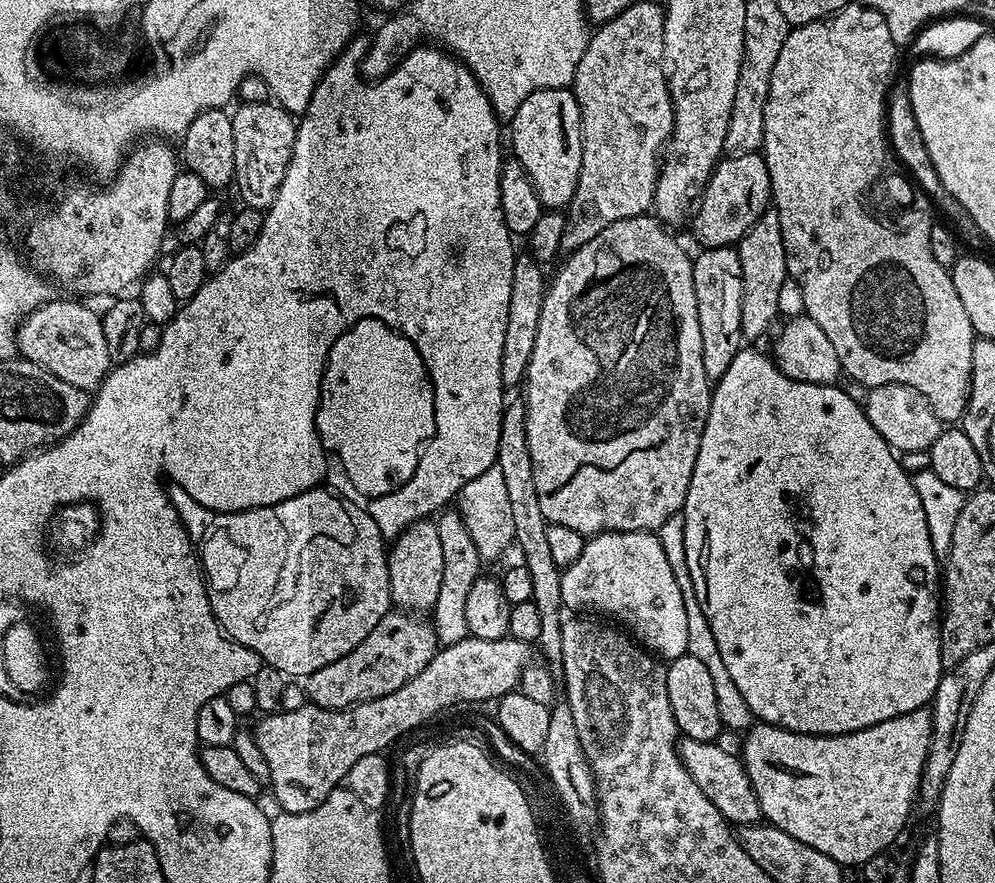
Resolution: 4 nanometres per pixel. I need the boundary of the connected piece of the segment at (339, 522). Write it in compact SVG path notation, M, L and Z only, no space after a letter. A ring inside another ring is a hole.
M324 486L298 494L297 498L300 499L300 510L298 502L294 502L294 508L284 506L278 510L278 505L271 504L265 508L247 508L244 512L221 512L213 515L204 532L204 545L201 548L199 545L198 548L208 601L225 636L236 644L254 650L254 654L258 654L267 667L278 670L286 678L307 678L322 670L322 666L338 662L338 658L354 650L354 646L358 646L358 642L362 642L362 638L366 638L366 634L370 634L370 630L374 630L374 626L378 626L378 622L382 622L384 615L393 607L386 541L374 518L370 518L370 514L366 514L345 496ZM282 528L290 530L290 540L280 540ZM298 536L320 536L320 568L326 568L324 592L312 592L312 596L306 596L306 600L288 604L288 610L272 612L272 608L276 608L276 600L280 604L282 598L290 598L290 590L294 590L292 582L298 582L298 578L294 578L298 572L294 564L298 562L296 548L302 548L304 544ZM282 616L286 616L284 624L280 622Z

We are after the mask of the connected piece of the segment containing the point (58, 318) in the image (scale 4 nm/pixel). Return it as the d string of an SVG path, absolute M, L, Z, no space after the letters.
M52 298L24 317L20 322L20 327L16 329L16 346L23 359L42 366L42 370L54 374L54 378L62 378L62 382L70 382L70 386L78 386L84 392L91 393L99 388L113 367L110 353L106 350L106 338L102 334L101 313L87 308L84 305L87 303L81 302L79 299L64 299L68 300Z

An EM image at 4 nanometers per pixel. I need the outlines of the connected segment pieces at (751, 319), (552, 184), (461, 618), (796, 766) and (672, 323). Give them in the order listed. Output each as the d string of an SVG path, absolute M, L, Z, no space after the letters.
M775 210L764 212L762 218L758 218L758 222L754 222L754 226L750 226L748 233L739 242L738 251L742 262L742 326L740 327L740 335L745 341L756 340L781 315L778 308L778 294L781 292L782 282L786 282L789 277L786 266L786 250L782 246L782 226Z
M543 88L530 94L513 114L510 127L511 155L526 170L541 205L548 210L567 209L578 186L583 154L580 112L573 89Z
M443 511L437 517L435 525L438 530L438 538L441 539L442 577L438 599L430 612L430 623L435 630L437 641L445 646L458 643L468 636L466 599L470 594L470 588L480 578L482 561L473 539L466 531L465 523L461 521L459 512Z
M924 706L866 730L841 736L807 736L756 722L743 737L742 759L758 798L760 815L767 823L786 830L790 838L798 838L806 846L814 846L814 850L826 854L838 865L863 866L870 858L889 851L887 848L899 838L912 812L912 803L917 803L931 733L932 714Z
M645 214L634 218L622 218L622 222L614 222L614 226L606 226L602 234L594 234L590 242L586 242L576 252L567 257L568 260L560 268L556 277L551 277L547 285L544 301L542 302L542 314L538 318L538 338L534 338L534 354L530 354L530 366L528 374L522 381L522 399L526 410L526 446L530 446L530 462L534 466L534 486L538 489L538 502L542 505L542 514L549 524L567 526L570 530L578 530L586 538L599 536L601 532L656 532L666 518L679 513L686 502L686 494L690 486L690 478L694 474L694 462L698 458L698 450L702 442L702 430L706 426L706 418L710 414L710 402L712 401L713 385L708 379L705 367L702 366L702 329L698 326L698 298L694 298L694 274L692 273L691 255L684 253L684 248L671 236L669 229L655 215Z

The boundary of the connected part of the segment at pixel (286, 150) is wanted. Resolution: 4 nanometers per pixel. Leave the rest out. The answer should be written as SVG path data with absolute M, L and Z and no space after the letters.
M240 102L235 108L236 112L231 113L234 126L234 189L240 195L239 203L243 207L266 210L274 202L278 186L282 186L282 178L286 178L286 166L290 166L294 150L297 121L276 102Z

